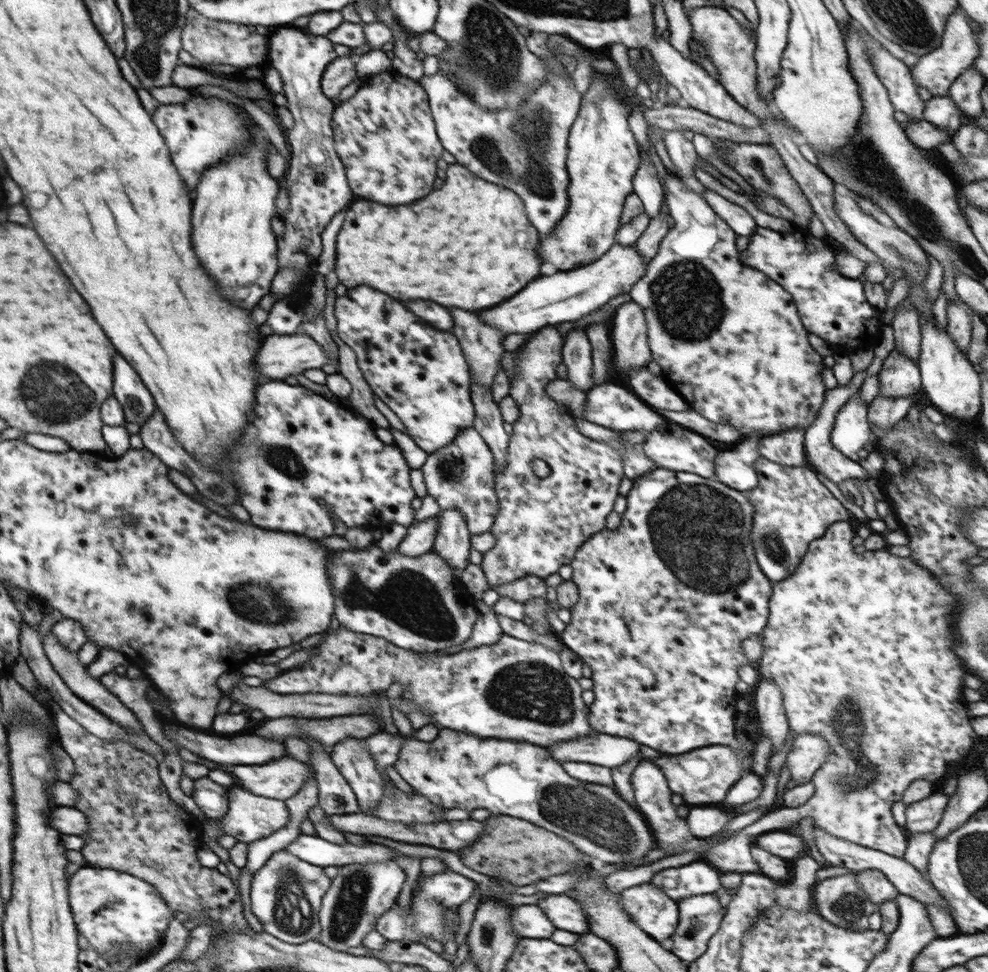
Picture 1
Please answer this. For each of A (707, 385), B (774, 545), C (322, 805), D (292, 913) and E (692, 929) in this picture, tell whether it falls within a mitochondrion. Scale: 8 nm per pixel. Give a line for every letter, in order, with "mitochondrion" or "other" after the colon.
A: other
B: mitochondrion
C: other
D: mitochondrion
E: mitochondrion

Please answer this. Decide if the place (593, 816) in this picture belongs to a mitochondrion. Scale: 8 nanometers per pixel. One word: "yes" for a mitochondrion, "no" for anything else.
yes

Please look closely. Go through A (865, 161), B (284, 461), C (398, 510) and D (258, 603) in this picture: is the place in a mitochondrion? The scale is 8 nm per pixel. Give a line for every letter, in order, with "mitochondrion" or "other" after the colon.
A: mitochondrion
B: mitochondrion
C: other
D: mitochondrion

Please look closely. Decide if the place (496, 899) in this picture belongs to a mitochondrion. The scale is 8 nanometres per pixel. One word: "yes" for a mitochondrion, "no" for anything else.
no

